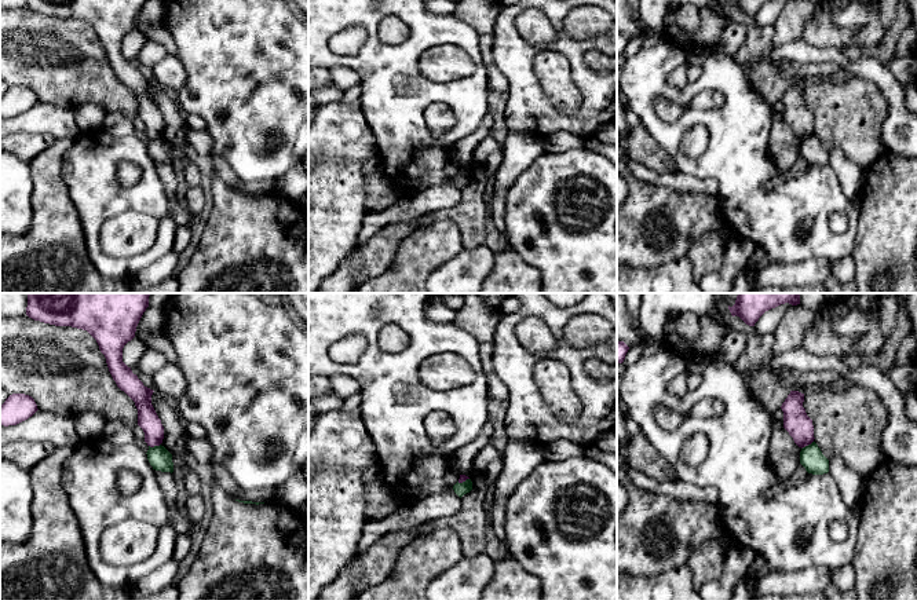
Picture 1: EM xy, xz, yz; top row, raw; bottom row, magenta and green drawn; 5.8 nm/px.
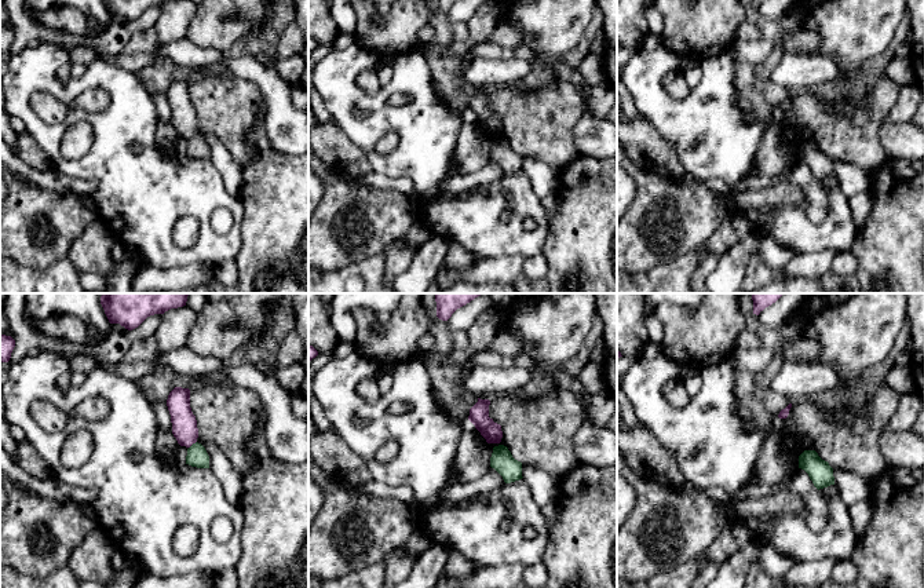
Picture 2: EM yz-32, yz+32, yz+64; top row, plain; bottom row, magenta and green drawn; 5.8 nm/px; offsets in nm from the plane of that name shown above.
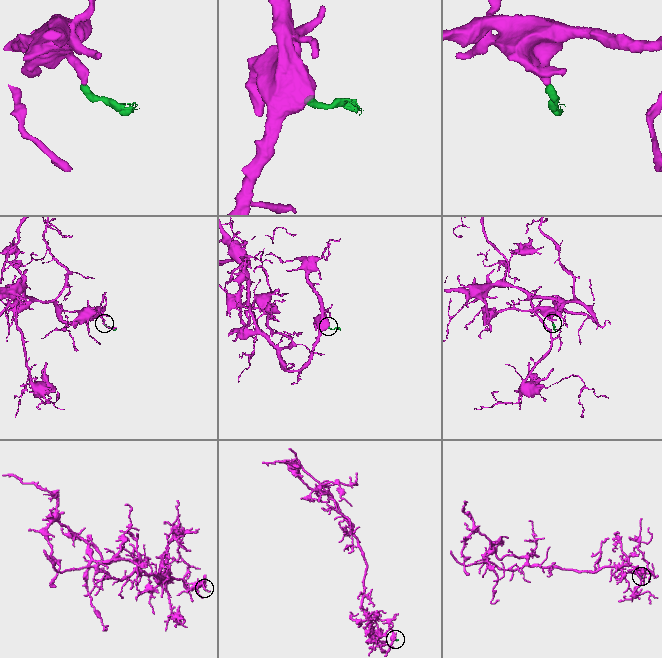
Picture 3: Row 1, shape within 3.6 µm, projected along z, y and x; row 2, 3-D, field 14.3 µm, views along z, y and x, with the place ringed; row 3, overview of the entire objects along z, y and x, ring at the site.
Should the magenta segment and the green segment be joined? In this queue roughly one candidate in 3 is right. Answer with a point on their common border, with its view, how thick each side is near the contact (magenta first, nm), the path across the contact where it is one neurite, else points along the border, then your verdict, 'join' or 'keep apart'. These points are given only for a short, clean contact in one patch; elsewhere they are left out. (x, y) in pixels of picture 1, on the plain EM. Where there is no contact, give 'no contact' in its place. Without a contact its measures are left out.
xy (154, 136) | 120/140 nm | along xy (160, 135), (149, 138) | keep apart

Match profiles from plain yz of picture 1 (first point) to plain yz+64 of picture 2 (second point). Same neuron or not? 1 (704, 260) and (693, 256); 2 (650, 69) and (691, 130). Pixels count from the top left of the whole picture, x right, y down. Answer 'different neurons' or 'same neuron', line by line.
1: different neurons
2: same neuron

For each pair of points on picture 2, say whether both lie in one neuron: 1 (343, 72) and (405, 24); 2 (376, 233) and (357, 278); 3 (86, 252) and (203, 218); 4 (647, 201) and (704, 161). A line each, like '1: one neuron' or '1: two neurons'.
1: two neurons
2: two neurons
3: two neurons
4: two neurons

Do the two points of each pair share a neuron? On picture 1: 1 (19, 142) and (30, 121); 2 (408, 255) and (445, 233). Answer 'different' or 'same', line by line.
1: different
2: same

